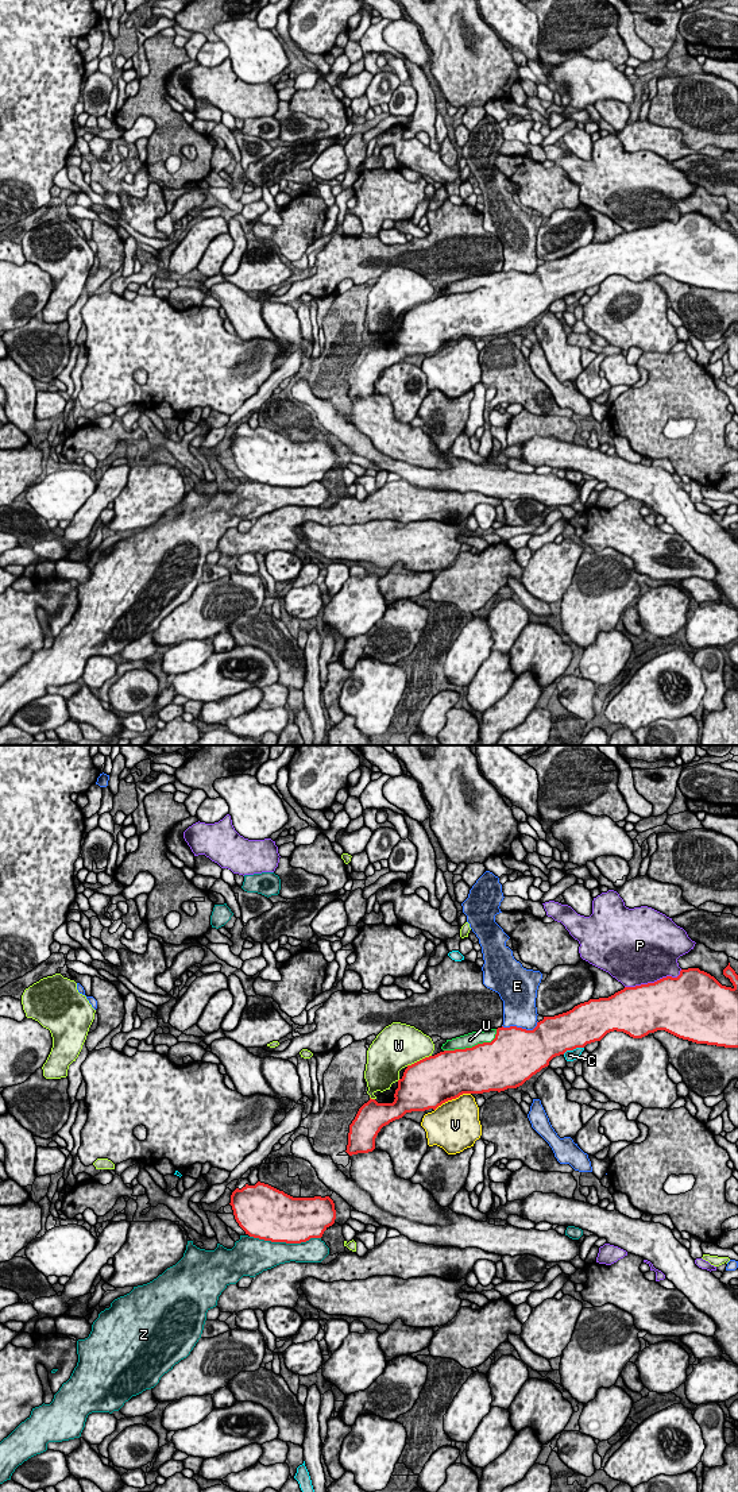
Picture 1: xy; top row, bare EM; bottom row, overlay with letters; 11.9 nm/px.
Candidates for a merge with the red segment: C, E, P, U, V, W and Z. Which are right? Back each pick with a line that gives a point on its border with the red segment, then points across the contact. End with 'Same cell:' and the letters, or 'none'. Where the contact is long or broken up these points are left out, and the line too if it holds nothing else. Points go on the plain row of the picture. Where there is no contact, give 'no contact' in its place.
U: meets red in xy at (472, 290)
Same cell: U

